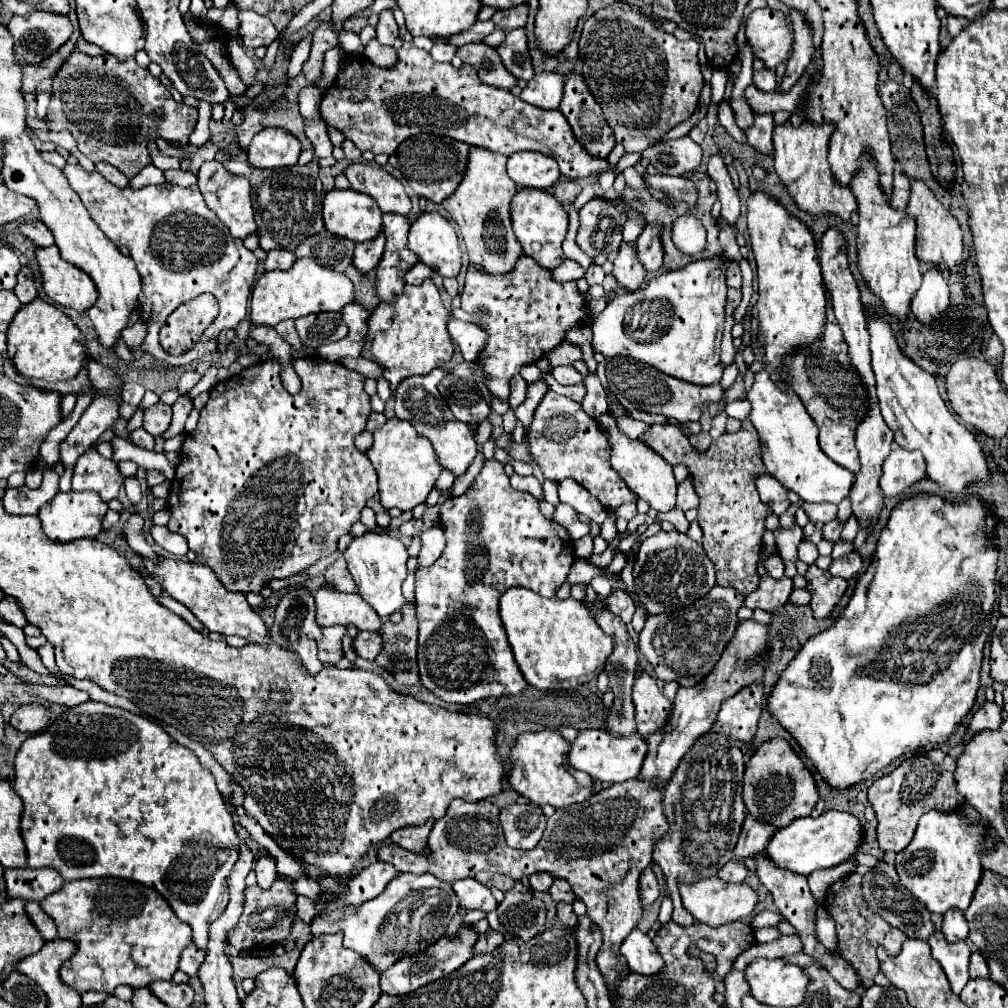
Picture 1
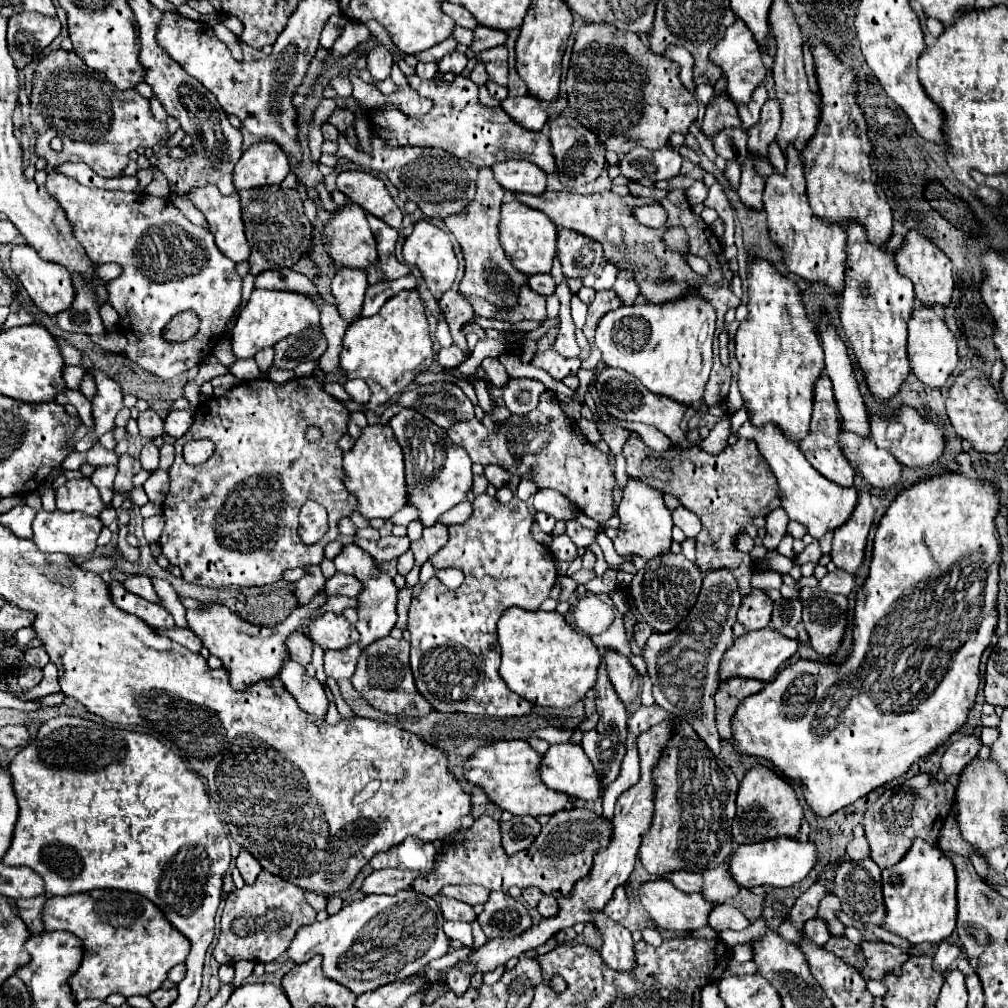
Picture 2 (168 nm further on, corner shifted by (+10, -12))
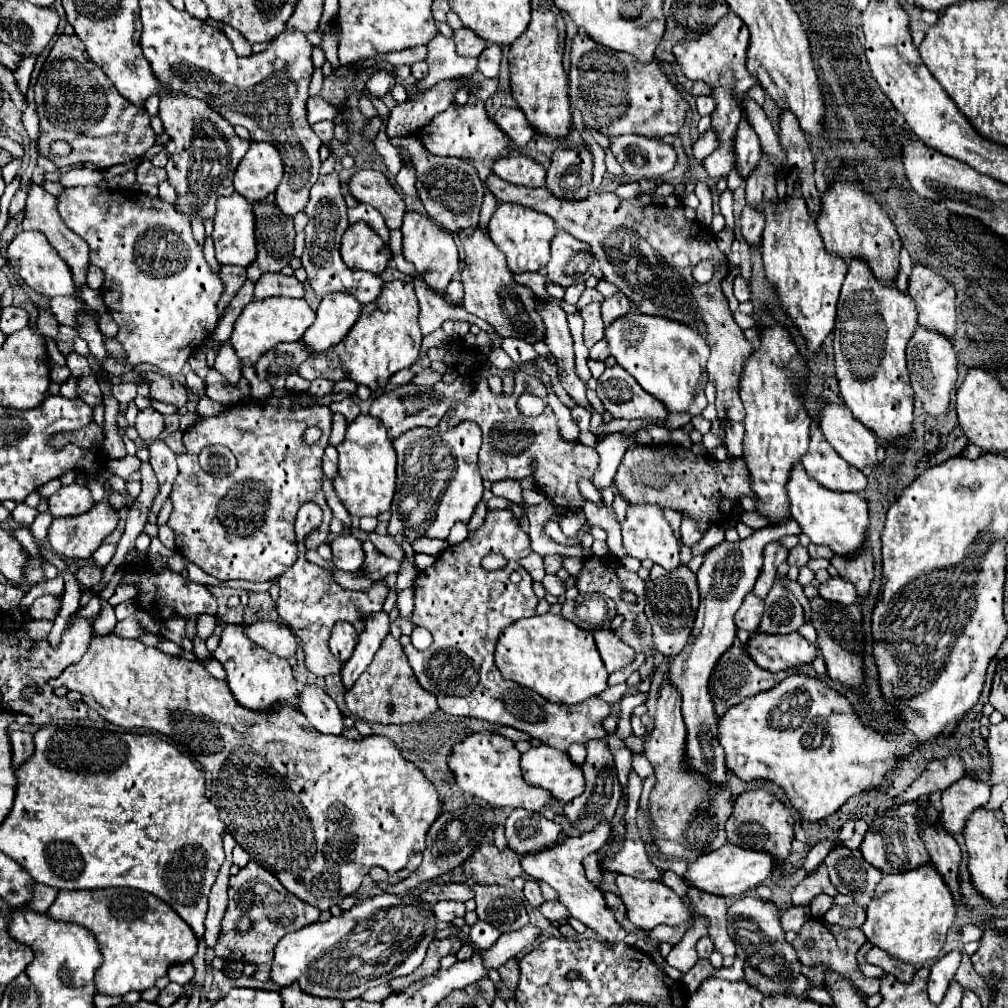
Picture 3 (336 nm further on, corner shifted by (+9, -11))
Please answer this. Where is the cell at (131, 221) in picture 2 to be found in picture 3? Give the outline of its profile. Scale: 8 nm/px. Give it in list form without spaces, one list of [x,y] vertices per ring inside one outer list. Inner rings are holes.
[[[63,187],[57,195],[59,215],[63,223],[83,237],[89,245],[91,265],[105,271],[105,283],[101,287],[105,305],[113,315],[119,333],[117,341],[127,351],[127,365],[119,365],[111,357],[105,359],[105,369],[113,375],[123,375],[129,367],[149,363],[165,375],[177,375],[193,351],[201,349],[211,337],[219,321],[219,299],[225,289],[217,271],[209,267],[203,257],[203,247],[191,233],[187,215],[175,211],[173,205],[163,199],[147,197],[143,191],[133,189],[101,189],[101,187]]]

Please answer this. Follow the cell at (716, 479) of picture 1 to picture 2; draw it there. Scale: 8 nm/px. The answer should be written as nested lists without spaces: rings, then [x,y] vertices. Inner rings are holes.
[[[630,434],[624,446],[626,474],[628,478],[640,480],[660,494],[672,494],[680,500],[684,508],[694,512],[702,520],[702,532],[696,538],[696,564],[702,572],[714,568],[730,568],[740,584],[742,596],[750,592],[750,576],[754,572],[754,560],[748,554],[742,554],[734,546],[734,536],[744,530],[744,524],[750,524],[754,516],[772,512],[782,504],[778,496],[776,478],[770,472],[770,466],[762,460],[754,440],[740,438],[734,446],[728,446],[720,454],[706,454],[698,446],[676,448],[672,446],[666,452],[654,452],[644,446],[638,434]]]

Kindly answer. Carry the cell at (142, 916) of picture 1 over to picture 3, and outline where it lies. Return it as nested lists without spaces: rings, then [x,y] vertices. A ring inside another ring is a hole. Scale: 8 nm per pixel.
[[[93,889],[93,891],[59,891],[55,903],[49,907],[47,915],[57,921],[73,921],[89,929],[99,945],[103,963],[95,973],[97,993],[103,995],[125,995],[129,991],[145,991],[155,985],[155,981],[167,975],[173,963],[191,961],[197,953],[197,939],[191,927],[179,919],[179,915],[161,899],[151,893],[137,889]]]

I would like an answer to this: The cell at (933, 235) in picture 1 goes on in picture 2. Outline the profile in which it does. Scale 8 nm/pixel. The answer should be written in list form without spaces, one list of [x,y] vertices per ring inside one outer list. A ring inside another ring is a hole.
[[[908,232],[904,246],[896,252],[896,266],[898,272],[902,272],[902,276],[906,276],[908,280],[912,280],[914,284],[914,294],[916,300],[924,306],[948,306],[950,298],[952,298],[952,290],[954,290],[954,278],[952,278],[952,264],[948,260],[948,256],[944,252],[940,252],[940,248],[936,248],[928,238],[916,234],[916,232]]]

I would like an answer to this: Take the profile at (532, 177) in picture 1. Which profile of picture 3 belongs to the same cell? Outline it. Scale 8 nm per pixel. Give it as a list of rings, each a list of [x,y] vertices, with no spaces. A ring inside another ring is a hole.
[[[501,157],[493,165],[493,173],[507,183],[523,187],[545,187],[545,169],[531,157]]]

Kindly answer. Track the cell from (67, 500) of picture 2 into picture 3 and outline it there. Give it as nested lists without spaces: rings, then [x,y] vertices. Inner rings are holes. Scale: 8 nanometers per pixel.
[[[67,485],[61,487],[55,495],[49,497],[49,513],[53,517],[71,517],[87,513],[95,505],[91,491],[85,485]]]

